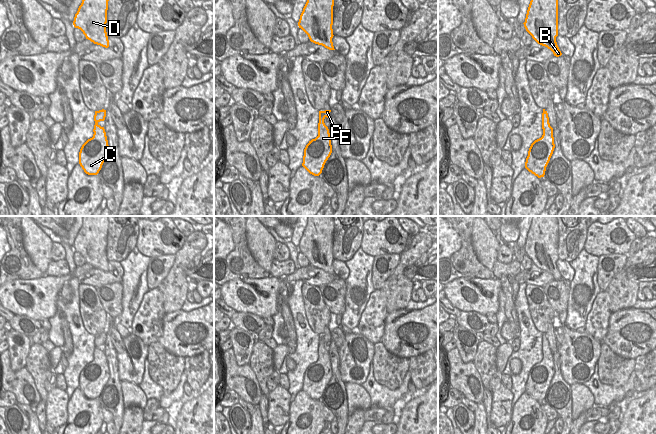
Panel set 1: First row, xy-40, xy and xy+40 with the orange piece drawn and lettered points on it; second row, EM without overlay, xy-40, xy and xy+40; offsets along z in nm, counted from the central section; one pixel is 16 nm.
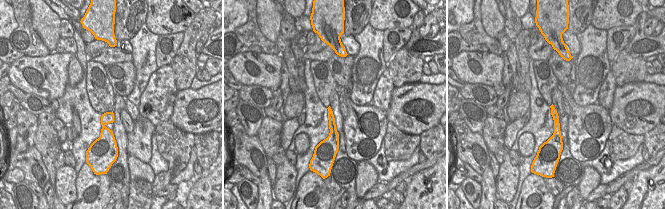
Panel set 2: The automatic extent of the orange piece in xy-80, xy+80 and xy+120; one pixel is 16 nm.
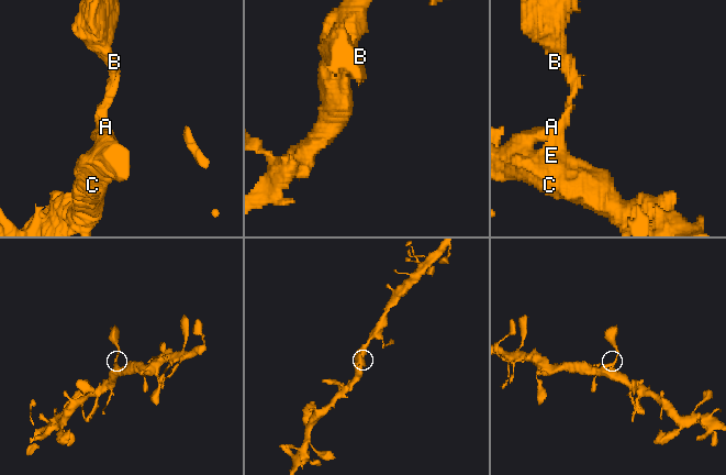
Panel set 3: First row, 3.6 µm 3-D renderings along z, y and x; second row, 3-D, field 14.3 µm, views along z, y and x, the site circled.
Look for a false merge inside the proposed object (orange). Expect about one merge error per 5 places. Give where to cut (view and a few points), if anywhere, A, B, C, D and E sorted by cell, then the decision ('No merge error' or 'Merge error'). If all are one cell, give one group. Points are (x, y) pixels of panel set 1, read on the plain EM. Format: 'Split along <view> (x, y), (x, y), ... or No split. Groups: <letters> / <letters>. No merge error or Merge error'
No split. Groups: A B C D E. No merge error

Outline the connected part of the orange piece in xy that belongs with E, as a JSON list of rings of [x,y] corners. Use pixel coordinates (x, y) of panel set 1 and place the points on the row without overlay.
[[[331,334],[319,335],[318,360],[309,365],[304,373],[302,390],[312,399],[319,400],[332,377],[331,362],[324,343]]]

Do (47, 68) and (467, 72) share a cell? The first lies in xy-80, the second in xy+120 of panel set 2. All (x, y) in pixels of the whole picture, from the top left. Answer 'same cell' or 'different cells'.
same cell

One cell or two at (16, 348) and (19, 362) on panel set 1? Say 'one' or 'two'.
one

